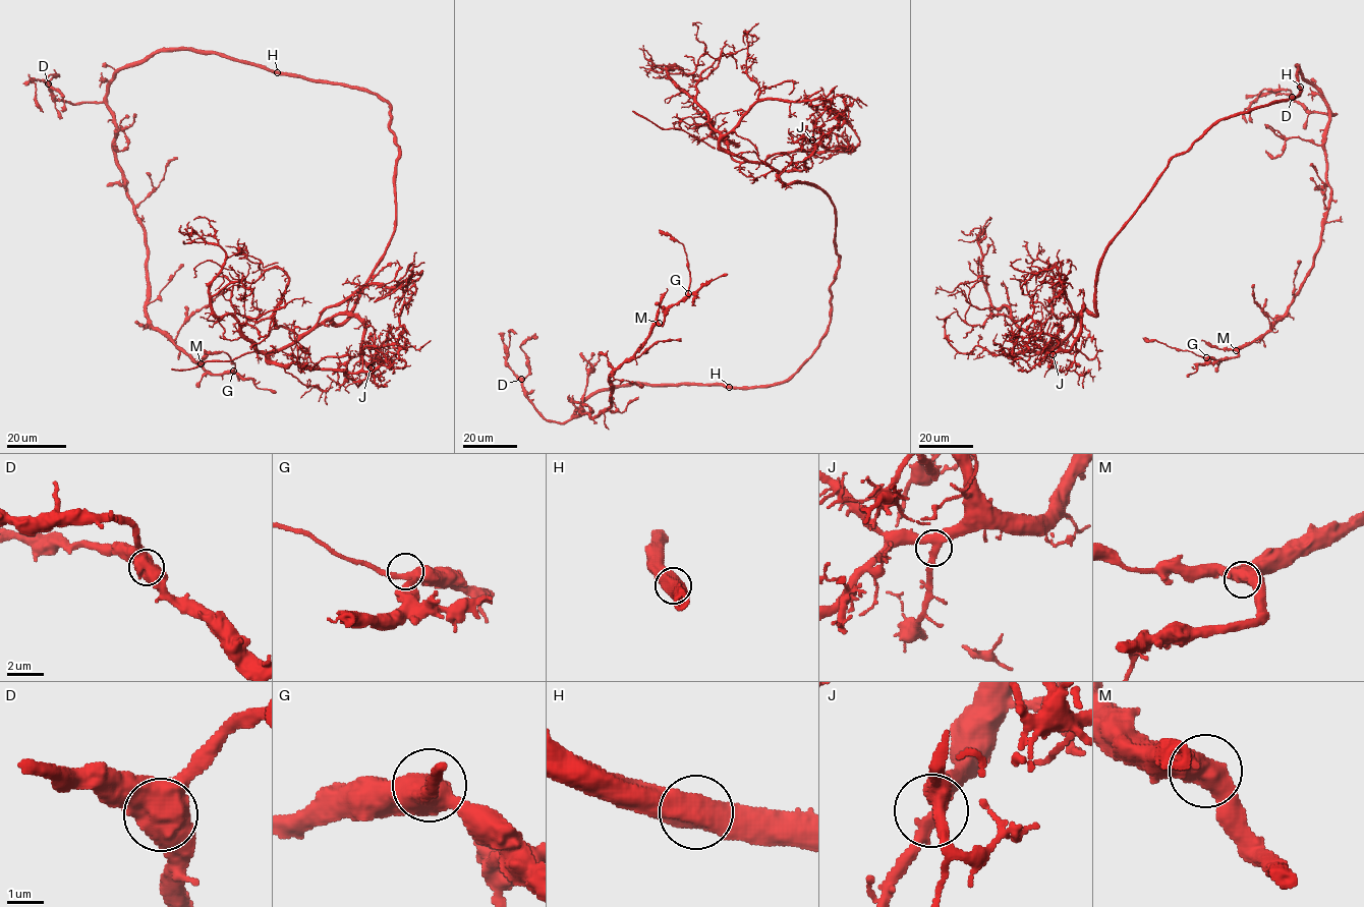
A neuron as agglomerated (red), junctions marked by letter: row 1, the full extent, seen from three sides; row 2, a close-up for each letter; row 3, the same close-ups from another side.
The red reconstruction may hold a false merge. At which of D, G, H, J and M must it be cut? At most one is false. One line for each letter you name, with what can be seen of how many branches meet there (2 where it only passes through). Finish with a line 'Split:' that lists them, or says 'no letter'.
Split: no letter

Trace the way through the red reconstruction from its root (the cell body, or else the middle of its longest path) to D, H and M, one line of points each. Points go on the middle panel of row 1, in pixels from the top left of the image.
D: (783, 383), (750, 387), (620, 384), (594, 392), (569, 419), (555, 422), (537, 410), (521, 379)
H: (783, 383), (729, 386)
M: (783, 383), (620, 384), (594, 392), (574, 415), (582, 411), (594, 417), (611, 406), (610, 377), (659, 323)

